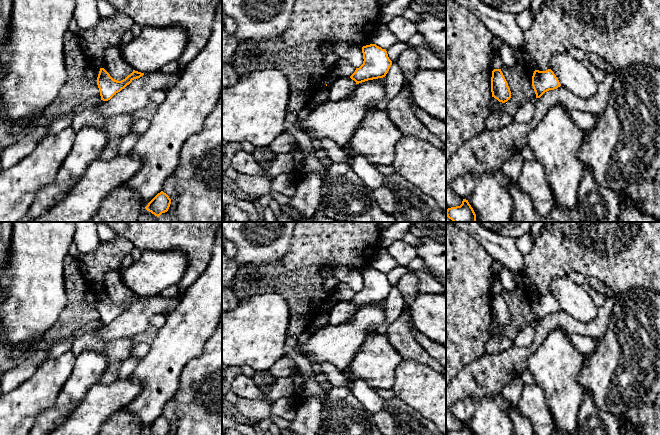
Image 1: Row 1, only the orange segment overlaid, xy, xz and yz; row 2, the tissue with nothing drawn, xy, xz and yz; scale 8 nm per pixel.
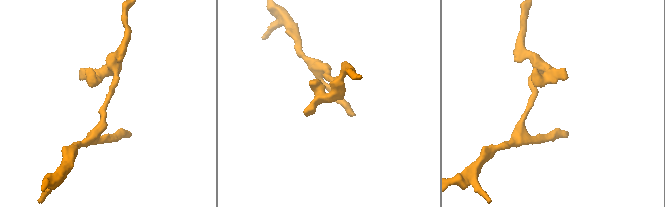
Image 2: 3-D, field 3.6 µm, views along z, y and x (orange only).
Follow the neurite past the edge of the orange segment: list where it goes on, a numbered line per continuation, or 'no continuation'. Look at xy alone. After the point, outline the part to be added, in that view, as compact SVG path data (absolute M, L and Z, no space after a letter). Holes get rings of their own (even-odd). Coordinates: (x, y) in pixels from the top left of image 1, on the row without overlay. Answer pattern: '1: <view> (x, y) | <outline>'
no continuation

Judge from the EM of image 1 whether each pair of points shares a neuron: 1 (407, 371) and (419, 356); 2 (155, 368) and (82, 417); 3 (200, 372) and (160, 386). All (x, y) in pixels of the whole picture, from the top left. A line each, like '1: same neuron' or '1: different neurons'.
1: different neurons
2: different neurons
3: different neurons

